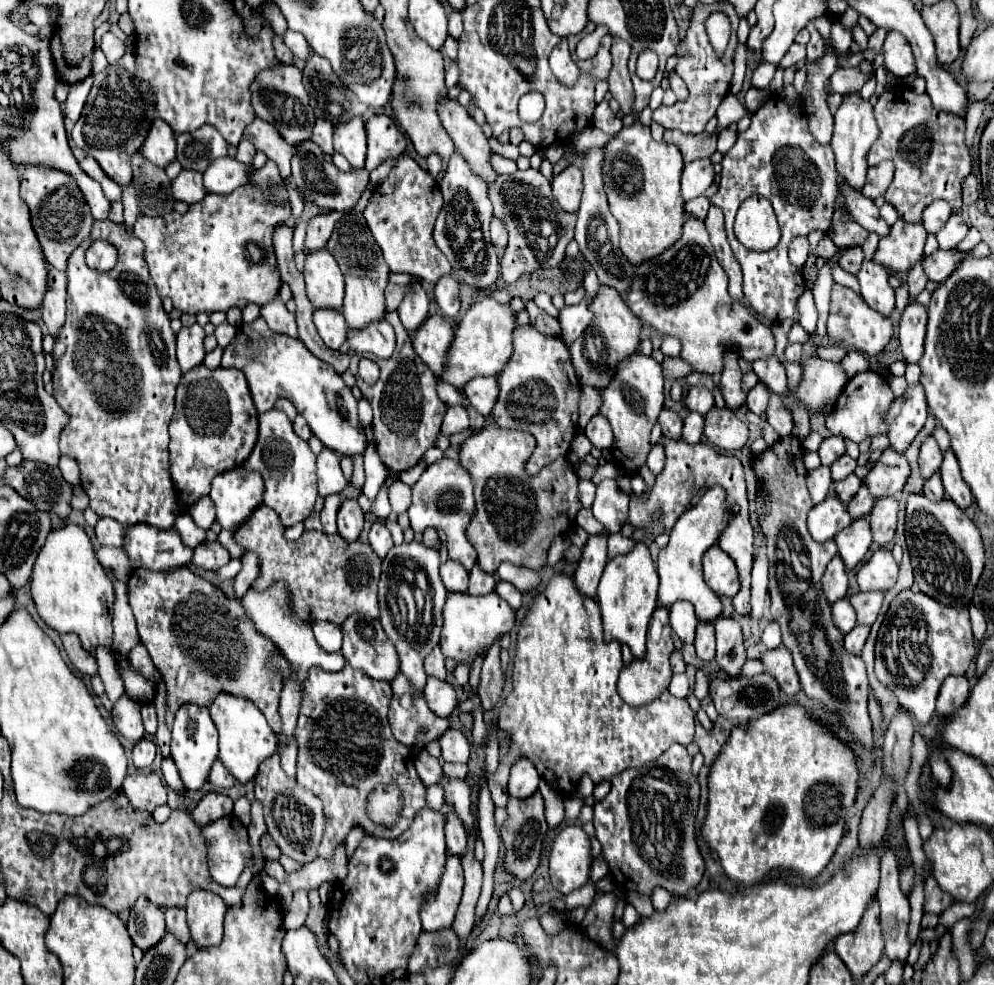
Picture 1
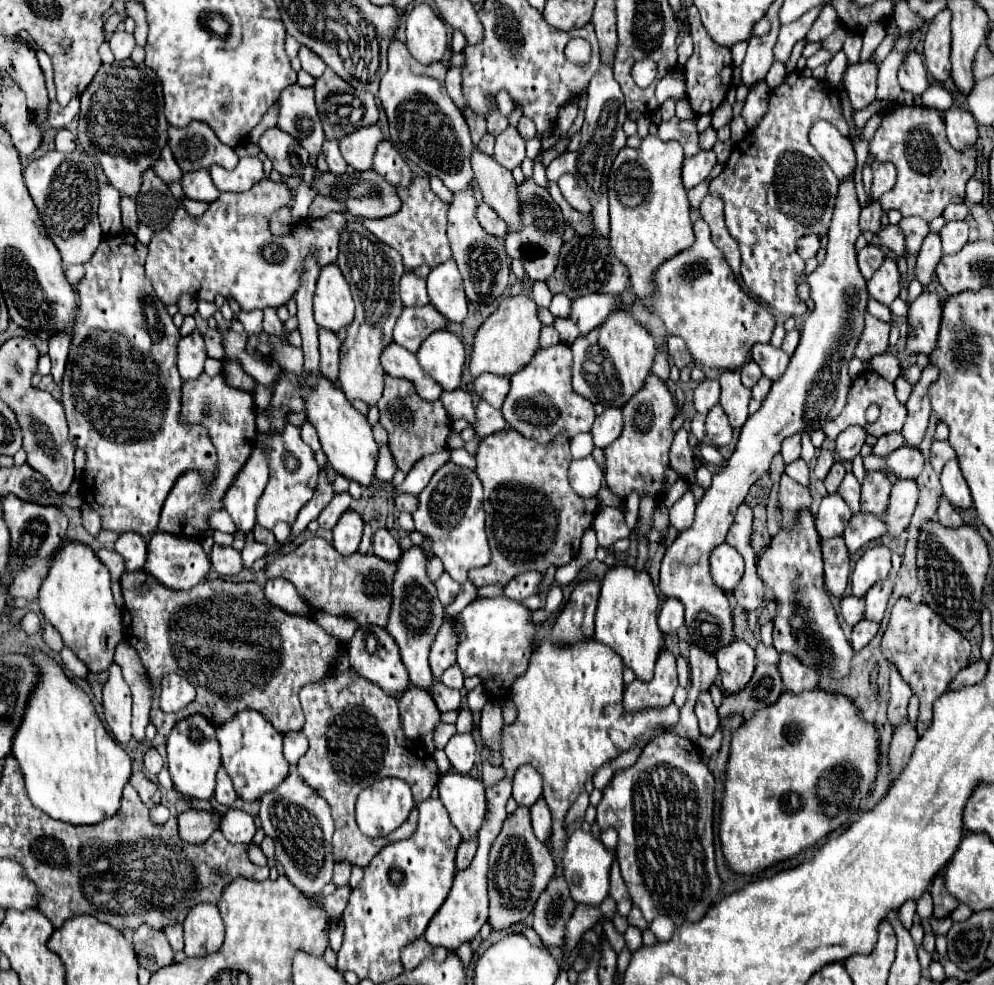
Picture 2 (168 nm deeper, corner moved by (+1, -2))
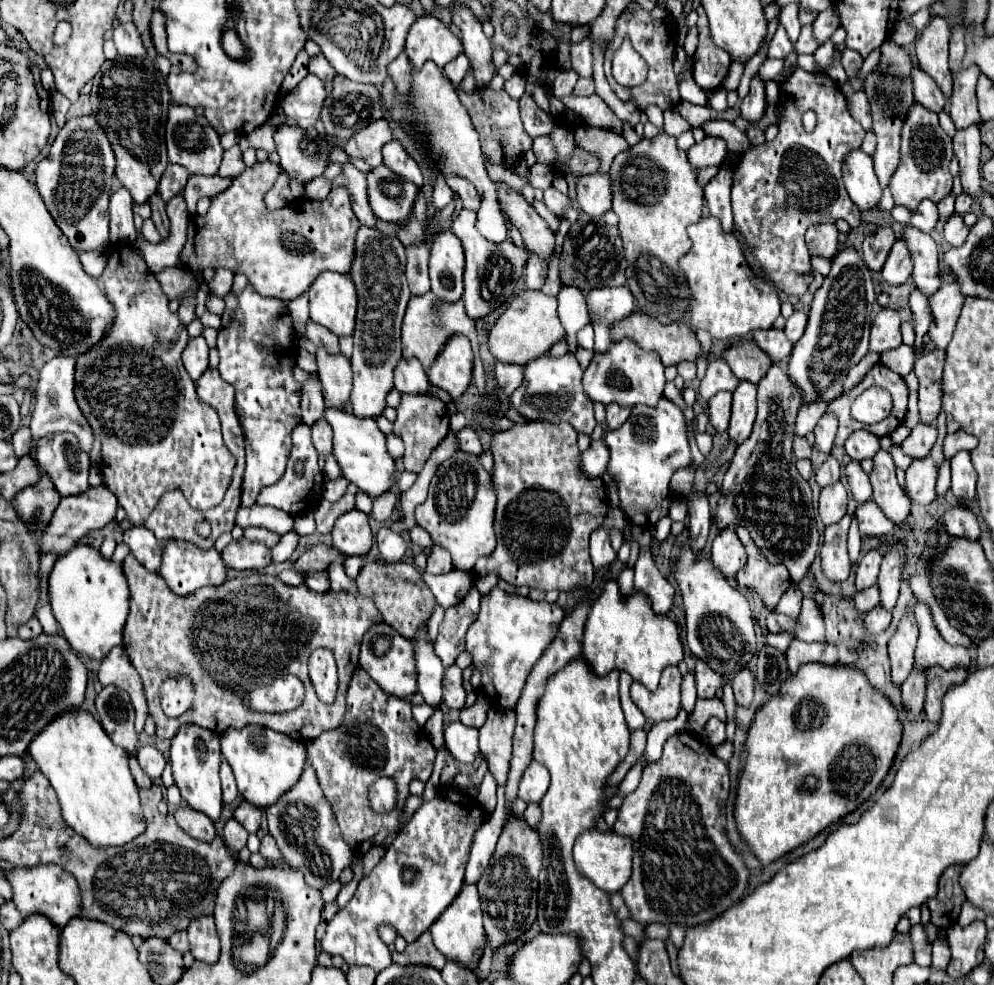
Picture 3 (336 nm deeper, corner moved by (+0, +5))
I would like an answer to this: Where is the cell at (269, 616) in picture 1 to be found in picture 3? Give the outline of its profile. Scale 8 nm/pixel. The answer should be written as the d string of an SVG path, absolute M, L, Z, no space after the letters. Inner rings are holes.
M310 764L305 765L298 786L290 788L290 792L284 792L278 804L266 808L266 820L268 832L274 836L284 860L304 874L306 884L314 888L324 888L328 882L338 880L342 868L350 866L352 850L342 840L340 828L334 820L334 812L326 802L316 772Z

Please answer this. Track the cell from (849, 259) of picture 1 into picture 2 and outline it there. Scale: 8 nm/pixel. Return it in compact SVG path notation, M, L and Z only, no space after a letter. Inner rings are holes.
M867 245L867 247L863 247L859 253L857 253L857 259L859 259L859 269L861 269L861 273L863 273L863 277L865 279L871 279L873 277L873 273L881 267L881 263L885 261L885 251L883 249L879 249L879 247L875 247L875 245Z

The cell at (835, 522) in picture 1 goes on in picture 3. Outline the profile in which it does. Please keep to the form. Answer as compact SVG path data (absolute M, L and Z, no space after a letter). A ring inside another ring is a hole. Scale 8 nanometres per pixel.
M842 482L822 488L818 512L820 512L820 520L824 522L824 526L836 524L846 514L846 506L848 506L848 496L846 496Z

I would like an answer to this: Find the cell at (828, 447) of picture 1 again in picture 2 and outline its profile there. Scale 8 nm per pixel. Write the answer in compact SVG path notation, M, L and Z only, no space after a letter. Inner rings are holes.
M849 427L849 429L845 429L837 437L837 441L835 441L837 455L843 461L853 461L859 455L861 447L865 445L865 437L867 437L865 435L865 429L861 429L861 427Z

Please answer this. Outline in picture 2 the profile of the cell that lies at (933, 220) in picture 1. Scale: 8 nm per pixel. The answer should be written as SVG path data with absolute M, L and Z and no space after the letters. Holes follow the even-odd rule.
M957 203L957 205L949 205L945 211L943 211L943 217L947 221L959 221L959 219L965 219L969 215L969 207L965 203Z

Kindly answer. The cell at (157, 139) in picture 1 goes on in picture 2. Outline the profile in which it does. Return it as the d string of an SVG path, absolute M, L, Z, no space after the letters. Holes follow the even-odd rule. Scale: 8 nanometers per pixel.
M165 147L165 151L161 151L161 159L153 165L153 171L157 173L157 177L163 181L163 183L175 183L175 181L181 181L183 177L183 171L177 167L175 159L171 157L171 151L169 147Z

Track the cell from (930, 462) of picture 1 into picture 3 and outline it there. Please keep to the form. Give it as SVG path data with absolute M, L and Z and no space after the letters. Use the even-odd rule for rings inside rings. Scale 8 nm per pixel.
M958 430L954 434L948 434L946 440L944 440L944 458L950 460L956 452L972 450L972 448L976 448L976 444L978 444L978 440L974 436L970 436L970 434L962 432L962 430Z

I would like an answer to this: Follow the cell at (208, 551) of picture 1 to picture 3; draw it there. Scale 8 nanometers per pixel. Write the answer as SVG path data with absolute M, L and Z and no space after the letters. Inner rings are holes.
M232 540L222 552L222 560L234 570L260 570L270 564L270 550L264 544Z

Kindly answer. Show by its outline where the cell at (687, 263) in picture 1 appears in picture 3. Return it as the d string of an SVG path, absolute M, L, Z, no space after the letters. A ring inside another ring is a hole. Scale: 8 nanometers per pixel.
M714 216L688 226L688 236L692 248L682 256L682 260L678 260L678 266L686 276L692 298L690 308L684 312L680 322L690 326L694 332L704 328L716 340L746 338L752 332L772 328L774 320L780 316L778 292L754 276L742 256L738 240L732 234L724 234Z

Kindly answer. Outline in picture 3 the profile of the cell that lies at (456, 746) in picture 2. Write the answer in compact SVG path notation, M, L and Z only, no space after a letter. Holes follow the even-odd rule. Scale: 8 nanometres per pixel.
M450 722L444 730L446 746L460 764L472 764L478 756L478 728L464 726L462 722Z

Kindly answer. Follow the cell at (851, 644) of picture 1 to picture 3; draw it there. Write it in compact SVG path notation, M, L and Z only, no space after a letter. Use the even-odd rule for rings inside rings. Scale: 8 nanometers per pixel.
M876 606L874 610L870 610L870 612L864 614L864 628L870 634L880 634L880 632L884 632L888 628L890 618L892 618L890 612L886 612L886 610L882 610L882 608Z

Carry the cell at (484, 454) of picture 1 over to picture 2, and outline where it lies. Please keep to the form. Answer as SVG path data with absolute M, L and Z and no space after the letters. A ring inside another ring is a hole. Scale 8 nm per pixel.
M513 429L493 433L479 443L475 473L485 489L487 537L493 559L487 567L469 571L469 581L475 587L495 583L505 587L519 573L545 573L551 565L561 567L577 557L583 537L583 517L585 529L589 529L597 501L595 497L583 499L569 485L569 443L571 437L567 433L559 433L549 445L539 445Z

